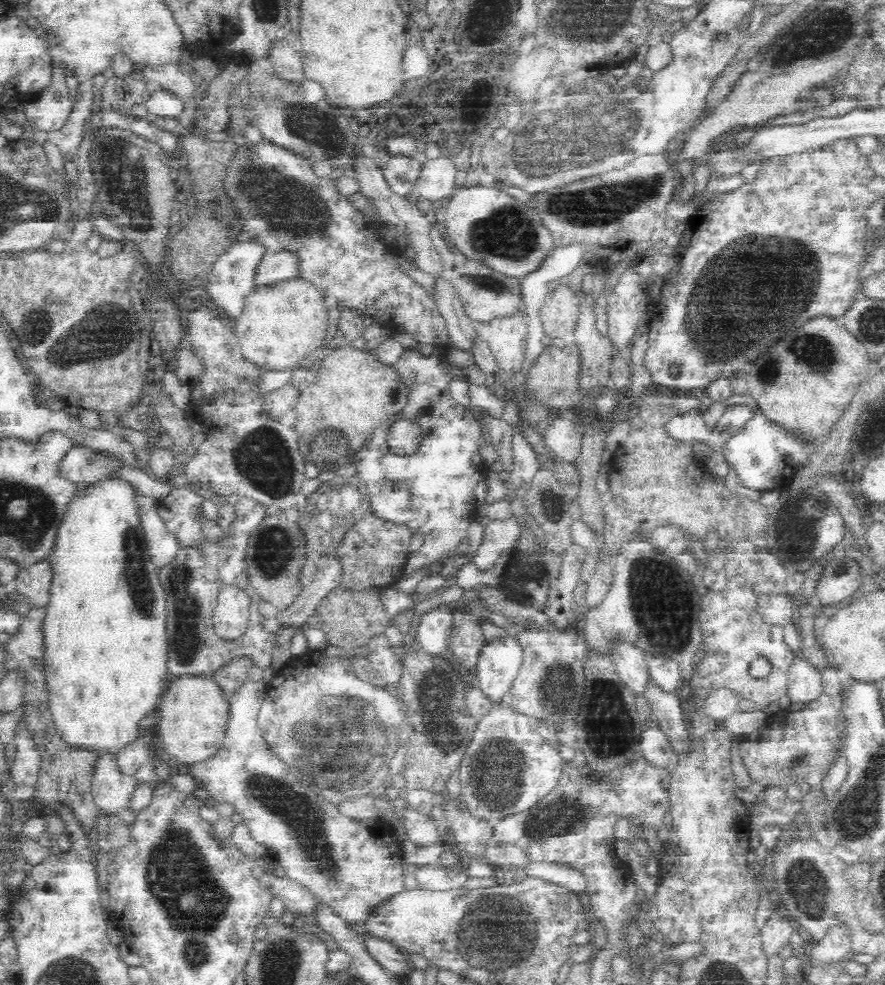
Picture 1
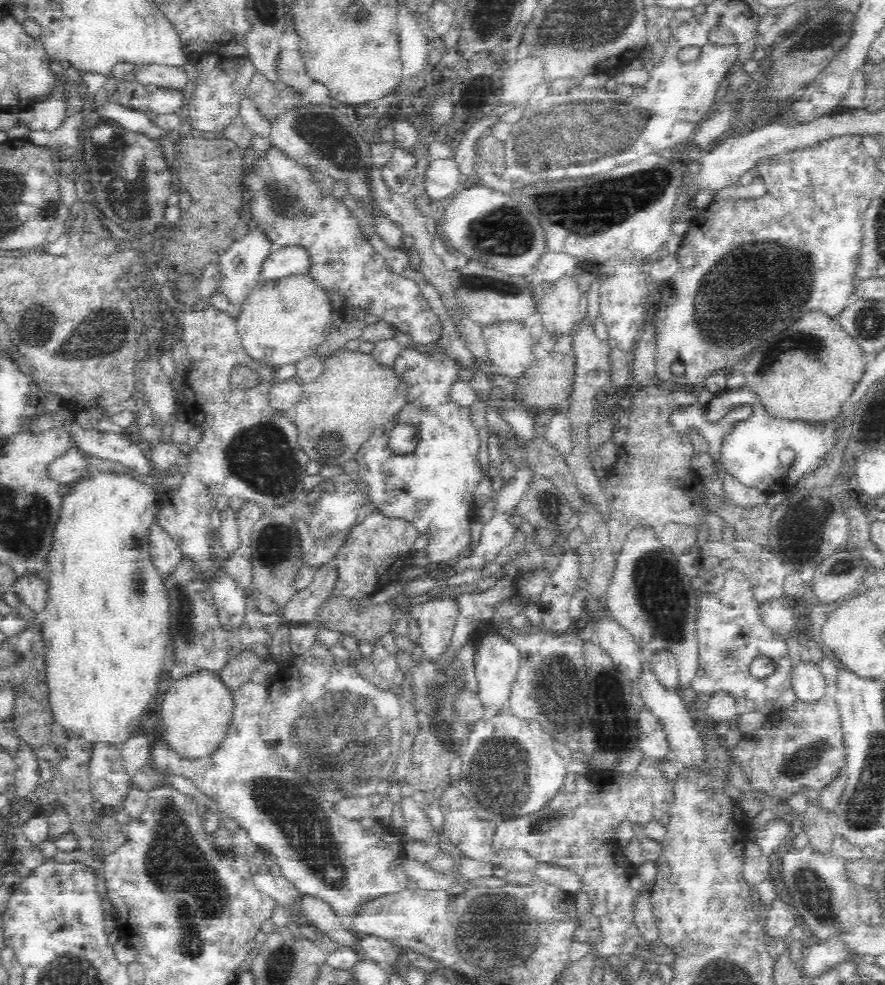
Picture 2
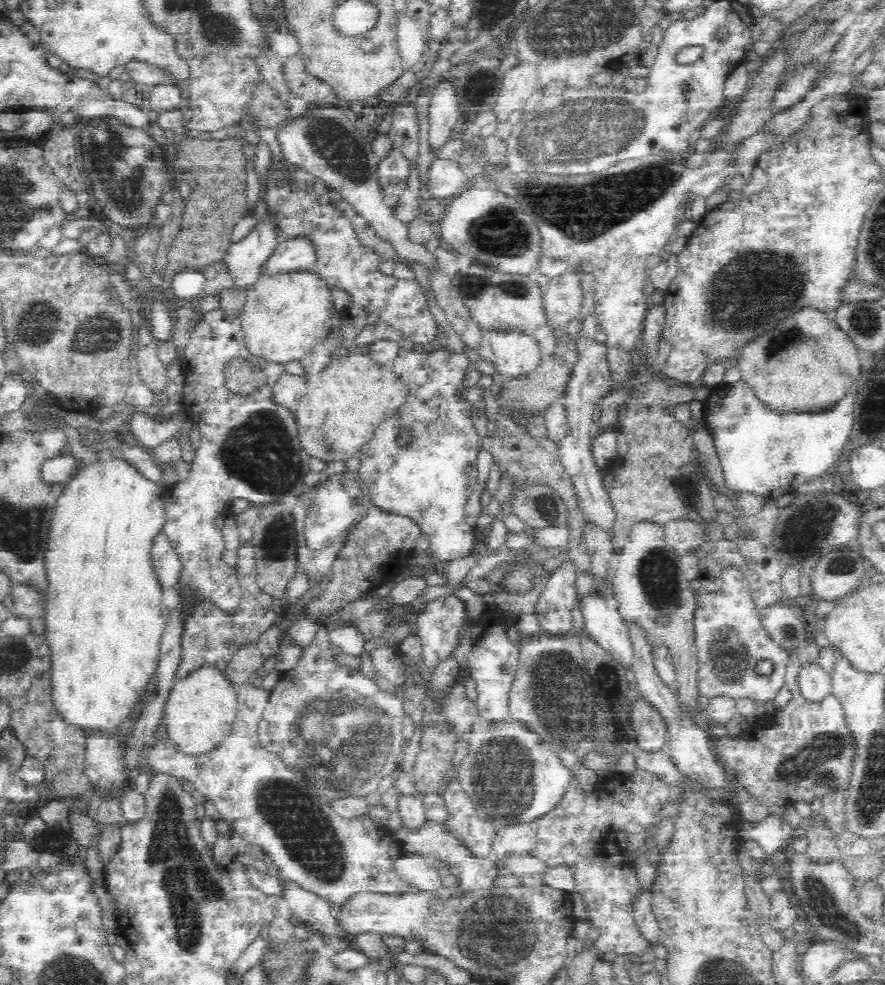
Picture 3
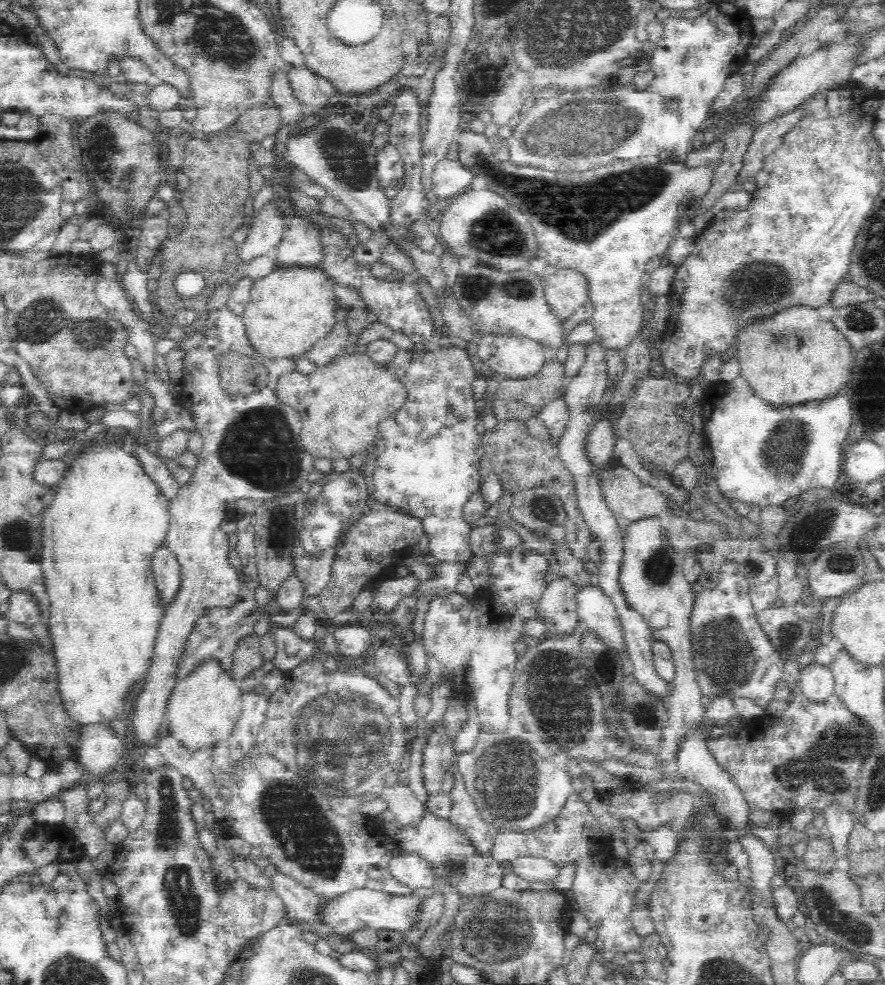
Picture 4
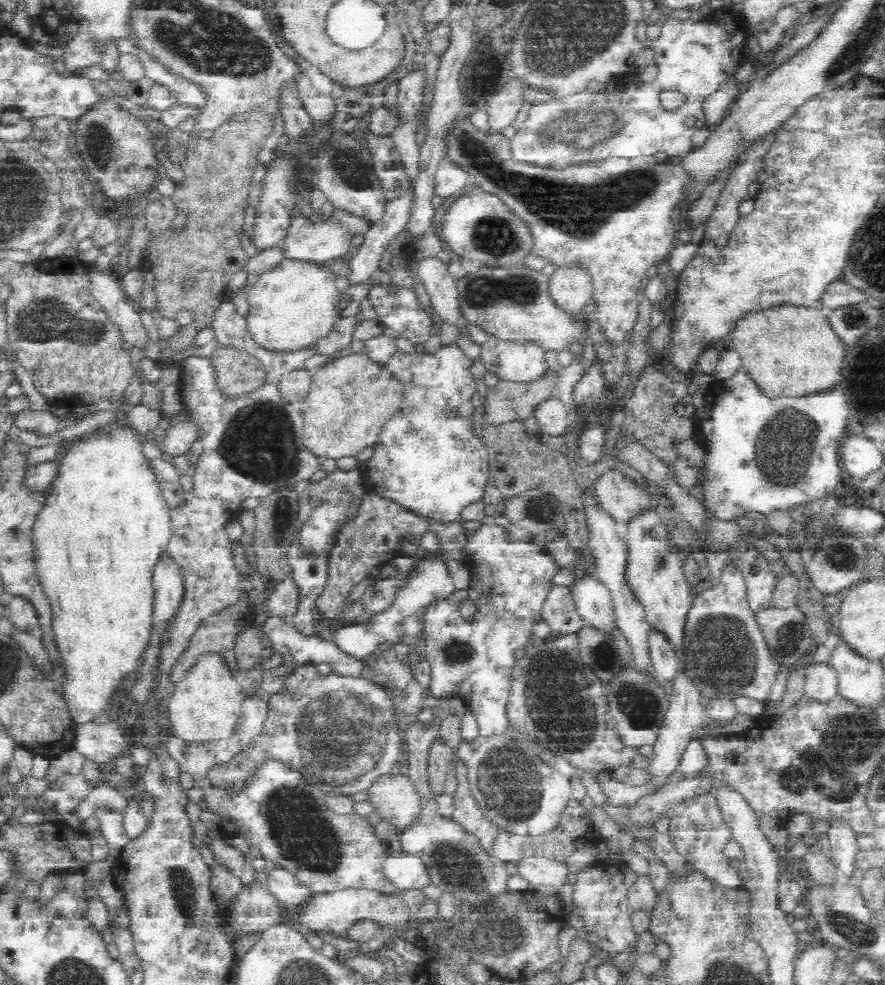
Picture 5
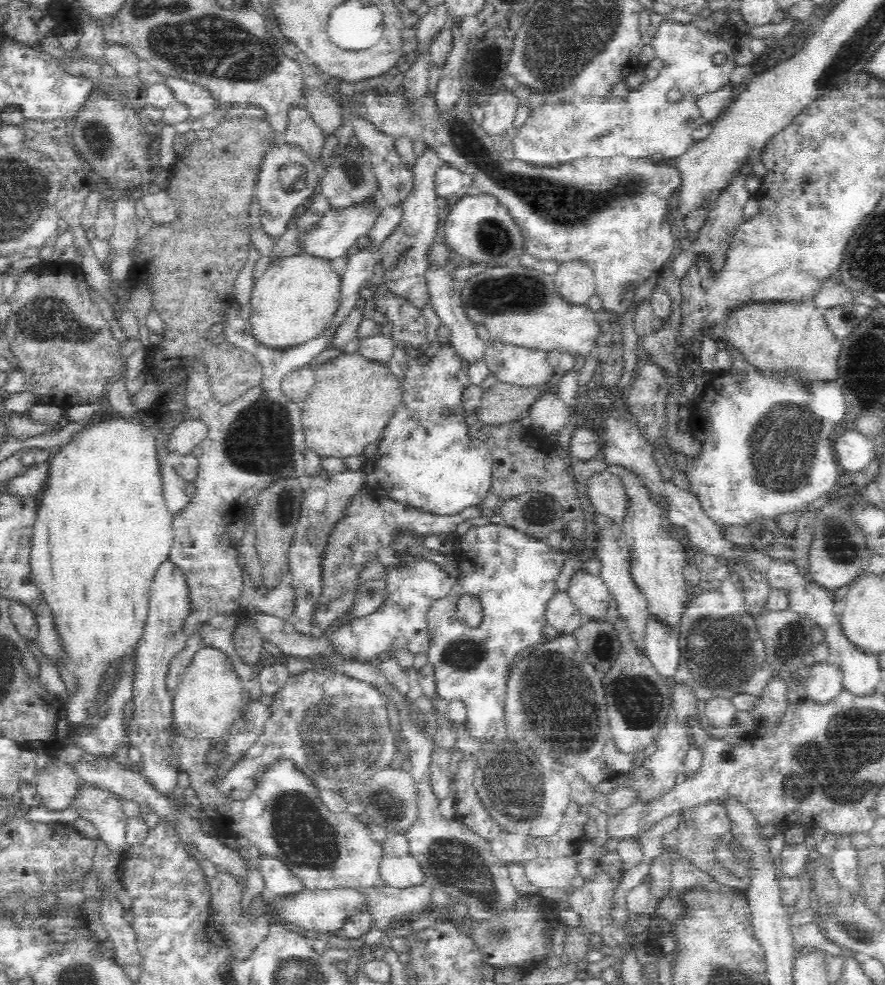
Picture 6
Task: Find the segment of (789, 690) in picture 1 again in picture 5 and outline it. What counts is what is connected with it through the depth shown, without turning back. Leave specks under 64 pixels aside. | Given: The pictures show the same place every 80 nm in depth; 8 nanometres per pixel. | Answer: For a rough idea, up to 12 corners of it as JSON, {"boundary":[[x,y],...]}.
{"boundary":[[829,663],[802,669],[804,695],[826,703],[838,695],[838,675]]}

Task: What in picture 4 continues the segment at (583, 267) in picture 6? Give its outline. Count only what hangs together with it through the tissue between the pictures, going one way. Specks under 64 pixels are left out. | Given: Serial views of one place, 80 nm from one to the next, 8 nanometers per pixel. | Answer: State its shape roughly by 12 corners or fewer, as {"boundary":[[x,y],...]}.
{"boundary":[[559,269],[544,281],[554,318],[568,320],[589,302],[584,275]]}

